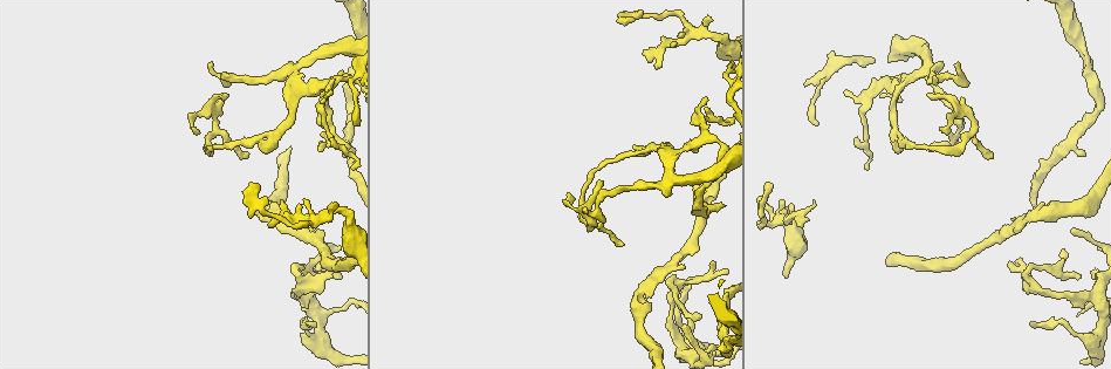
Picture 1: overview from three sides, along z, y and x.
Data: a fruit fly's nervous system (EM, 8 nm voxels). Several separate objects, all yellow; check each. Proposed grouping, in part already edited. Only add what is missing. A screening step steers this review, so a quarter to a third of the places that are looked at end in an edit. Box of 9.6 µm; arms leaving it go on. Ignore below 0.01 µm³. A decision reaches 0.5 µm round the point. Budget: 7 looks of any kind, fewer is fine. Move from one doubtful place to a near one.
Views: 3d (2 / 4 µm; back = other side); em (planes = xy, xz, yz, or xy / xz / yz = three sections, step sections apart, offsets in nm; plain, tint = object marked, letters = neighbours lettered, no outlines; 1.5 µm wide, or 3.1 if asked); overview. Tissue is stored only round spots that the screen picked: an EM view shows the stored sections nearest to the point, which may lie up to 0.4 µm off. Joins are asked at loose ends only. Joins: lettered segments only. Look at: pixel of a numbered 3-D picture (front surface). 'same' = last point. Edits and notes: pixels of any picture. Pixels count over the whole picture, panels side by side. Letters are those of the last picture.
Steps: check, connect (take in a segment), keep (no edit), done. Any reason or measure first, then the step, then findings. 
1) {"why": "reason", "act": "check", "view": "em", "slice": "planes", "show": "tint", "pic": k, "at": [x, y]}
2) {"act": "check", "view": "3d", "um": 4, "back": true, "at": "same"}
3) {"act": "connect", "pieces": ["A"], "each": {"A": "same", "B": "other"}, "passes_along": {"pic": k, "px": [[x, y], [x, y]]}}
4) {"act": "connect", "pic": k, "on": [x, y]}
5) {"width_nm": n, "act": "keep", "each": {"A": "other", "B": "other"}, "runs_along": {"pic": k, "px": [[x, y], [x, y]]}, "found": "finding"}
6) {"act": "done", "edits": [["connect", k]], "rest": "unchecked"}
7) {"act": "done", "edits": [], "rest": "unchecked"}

{"why": "free end", "act": "check", "view": "3d", "um": 4, "back": true, "pic": 1, "at": [224, 95]}

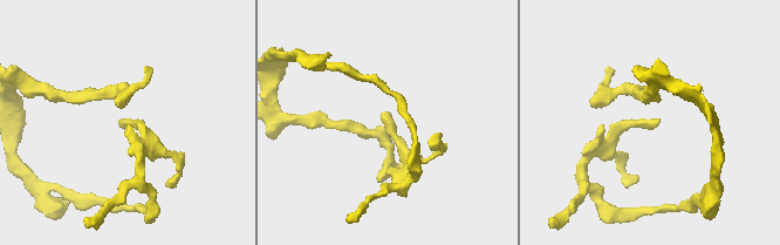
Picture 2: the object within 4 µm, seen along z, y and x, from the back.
{"act": "check", "view": "em", "slice": "planes", "show": "plain", "pic": 2, "at": [385, 113]}

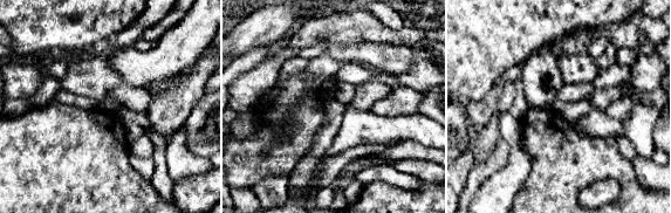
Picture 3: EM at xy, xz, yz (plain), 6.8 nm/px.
{"act": "check", "view": "em", "slice": "planes", "show": "letters", "at": "same"}

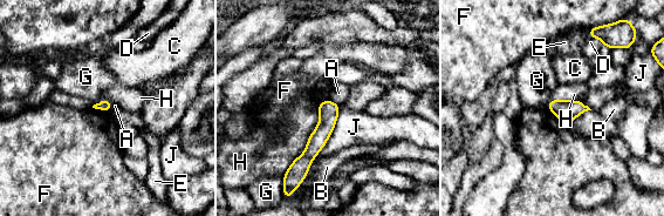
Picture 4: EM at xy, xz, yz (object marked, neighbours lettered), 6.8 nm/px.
{"act": "keep", "each": {"A": "other", "B": "other", "C": "other", "D": "other", "E": "other", "F": "other", "G": "other", "H": "other", "J": "other"}, "runs_along": {"pic": 4, "px": [[334, 106], [303, 161], [303, 171]]}, "found": "no lettered segment goes on from it"}

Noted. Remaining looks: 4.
{"why": "thin end", "act": "check", "view": "em", "slice": "yz", "step": 8, "show": "letters", "pic": 1, "at": [707, 109]}

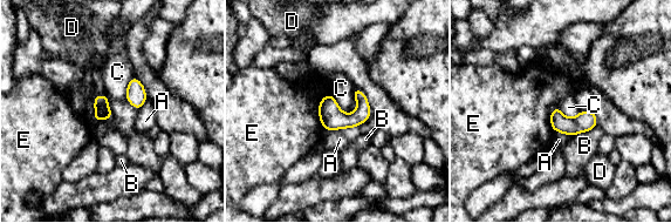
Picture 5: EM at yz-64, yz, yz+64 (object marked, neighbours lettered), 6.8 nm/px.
{"width_nm": 110, "act": "keep", "each": {"A": "other", "B": "other", "C": "other", "D": "other", "E": "other"}, "found": "none of them fits"}

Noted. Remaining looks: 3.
{"why": "tapers out", "act": "check", "view": "em", "slice": "yz", "step": 8, "show": "letters", "pic": 1, "at": [280, 199]}

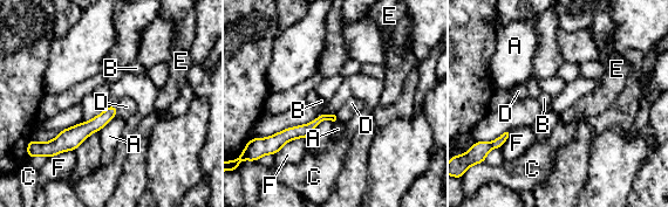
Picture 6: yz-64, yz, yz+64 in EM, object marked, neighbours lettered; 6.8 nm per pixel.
{"act": "keep", "each": {"A": "other", "B": "other", "C": "other", "D": "other", "E": "other", "F": "other"}, "runs_along": {"pic": 6, "px": [[114, 108], [75, 136], [61, 137]]}, "found": "none of them fits"}

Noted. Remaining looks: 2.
{"act": "done", "edits": [], "rest": "unchecked"}

